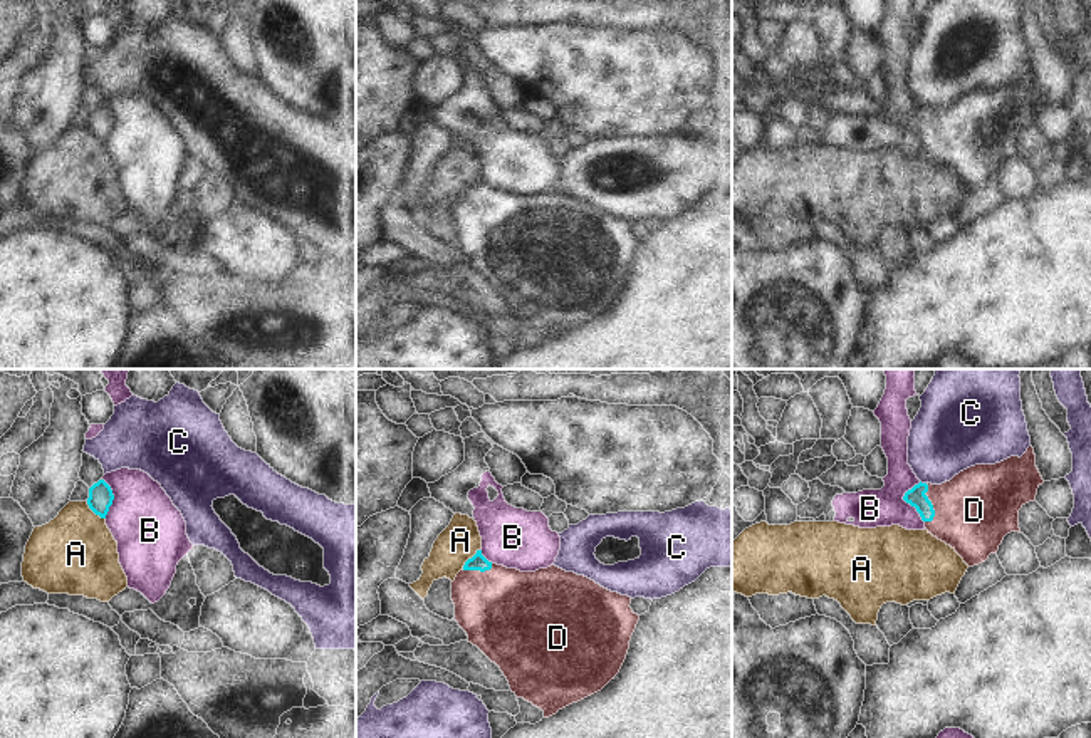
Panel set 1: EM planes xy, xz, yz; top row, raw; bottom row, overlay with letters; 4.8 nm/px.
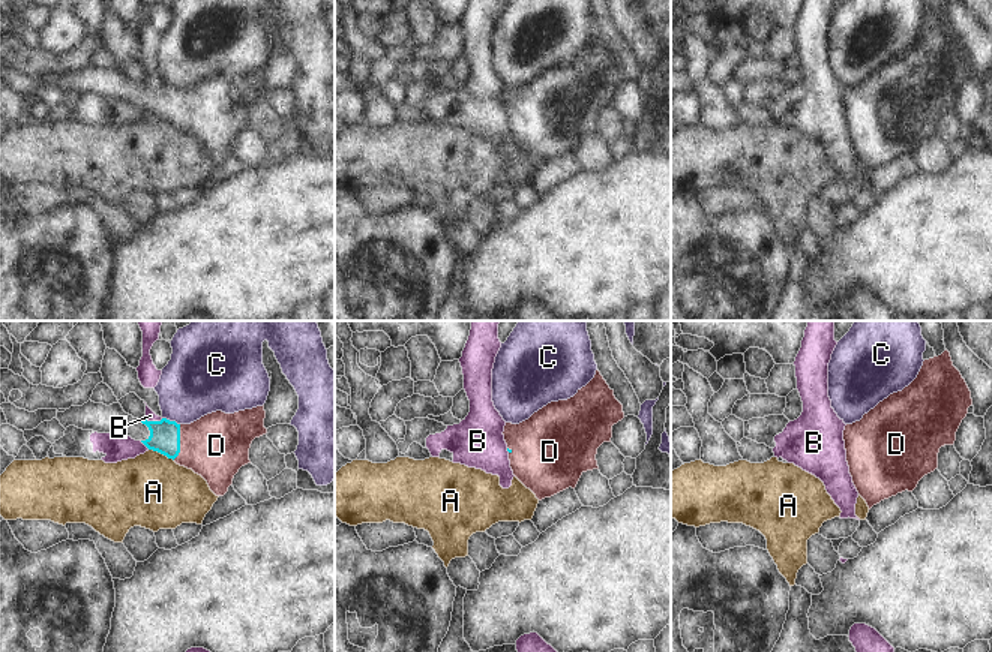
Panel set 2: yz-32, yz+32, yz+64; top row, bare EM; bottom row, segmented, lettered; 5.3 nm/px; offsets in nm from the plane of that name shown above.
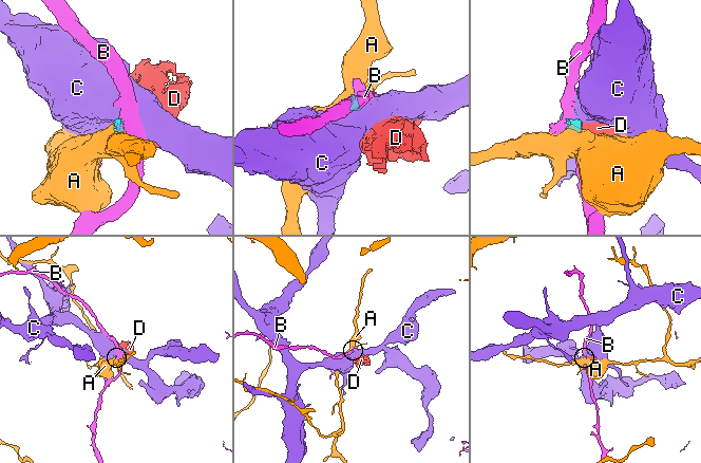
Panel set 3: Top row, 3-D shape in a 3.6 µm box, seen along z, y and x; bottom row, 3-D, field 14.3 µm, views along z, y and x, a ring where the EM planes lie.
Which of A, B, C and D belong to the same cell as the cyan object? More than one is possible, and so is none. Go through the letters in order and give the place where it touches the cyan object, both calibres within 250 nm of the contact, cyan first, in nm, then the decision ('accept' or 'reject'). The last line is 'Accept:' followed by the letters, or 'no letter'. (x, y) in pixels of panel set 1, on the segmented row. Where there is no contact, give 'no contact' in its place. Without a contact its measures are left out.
A: meets cyan in xz at (469, 559); 80 nm thick on the cyan side, 190 nm on the other; reject
B: meets cyan in yz at (907, 502); 90 nm thick on the cyan side, 190 nm on the other; reject
C: meets cyan in yz at (923, 483); 90 nm thick on the cyan side, 340 nm on the other; reject
D: meets cyan in yz at (930, 504); 90 nm thick on the cyan side, 380 nm on the other; accept
Accept: D

